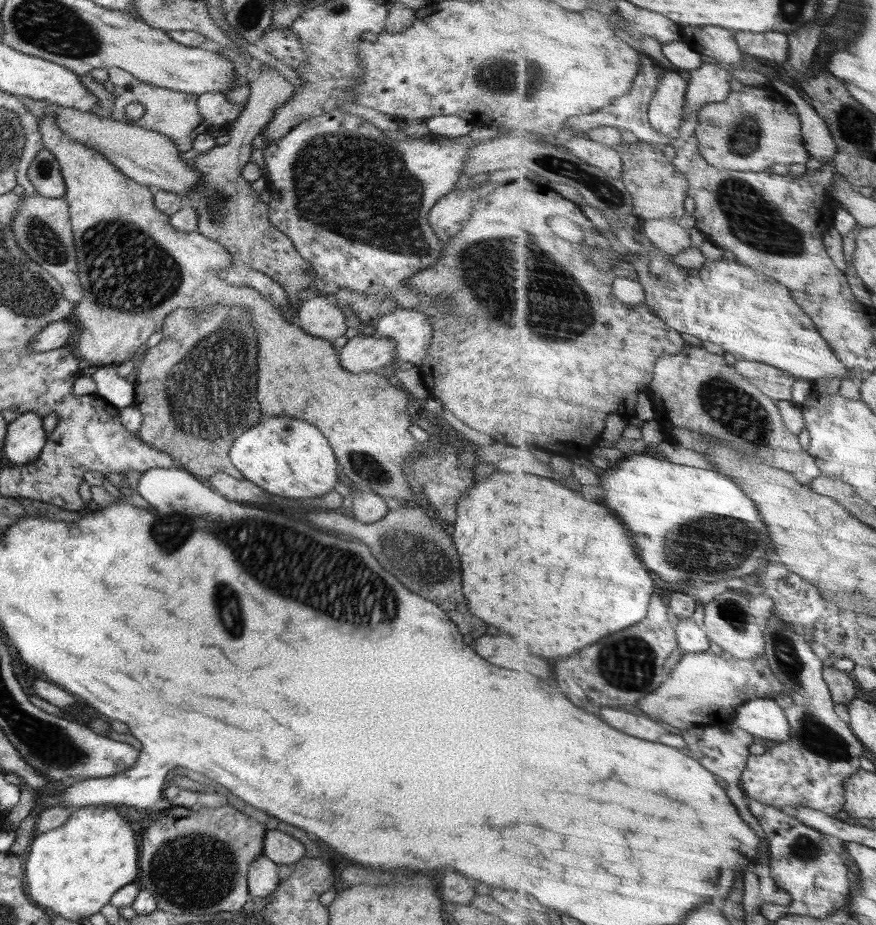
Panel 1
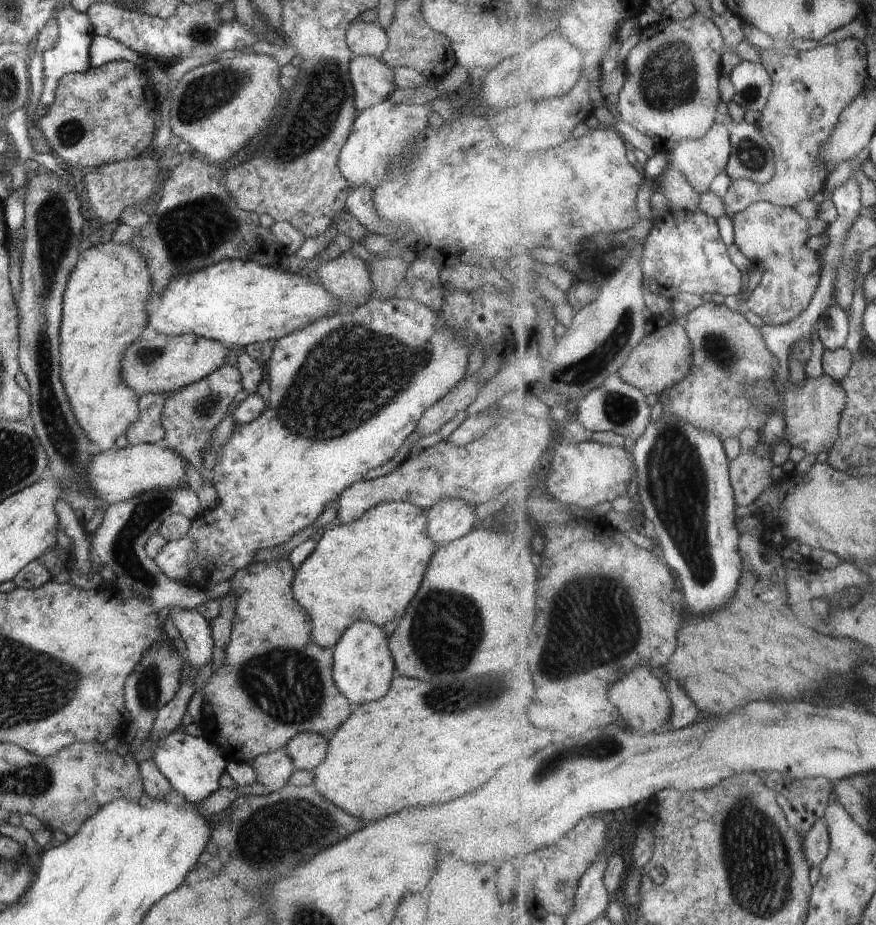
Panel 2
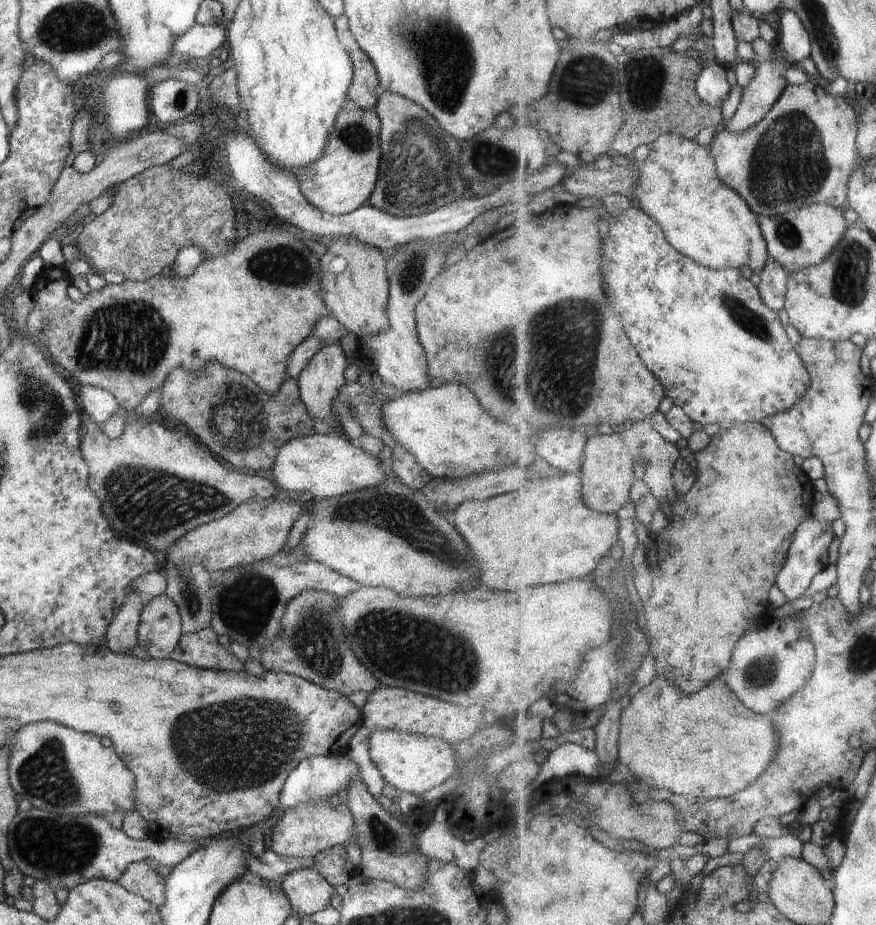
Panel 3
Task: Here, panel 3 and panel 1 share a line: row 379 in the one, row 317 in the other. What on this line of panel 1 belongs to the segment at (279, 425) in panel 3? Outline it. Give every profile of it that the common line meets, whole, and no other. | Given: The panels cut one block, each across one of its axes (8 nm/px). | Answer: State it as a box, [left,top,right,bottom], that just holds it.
[134,64,316,482]

